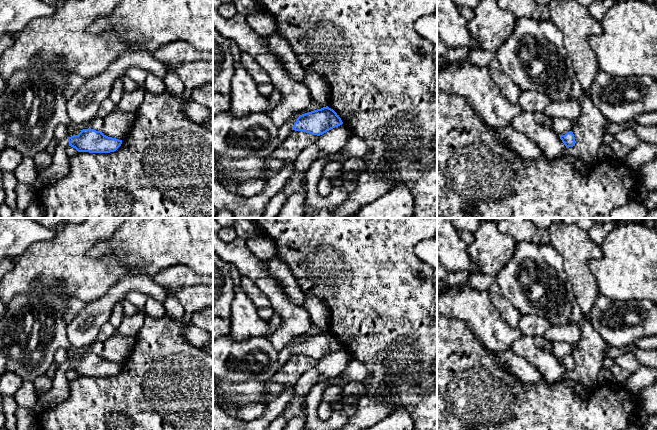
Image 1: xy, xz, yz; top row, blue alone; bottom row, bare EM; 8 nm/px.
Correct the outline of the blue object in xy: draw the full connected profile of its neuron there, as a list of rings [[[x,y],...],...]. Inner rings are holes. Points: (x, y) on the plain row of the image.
[[[88,352],[83,353],[78,359],[66,361],[52,377],[52,387],[38,397],[34,411],[44,412],[57,404],[66,401],[70,393],[70,381],[66,375],[68,370],[78,376],[110,377],[116,375],[122,368],[122,364],[108,361],[102,355]]]

